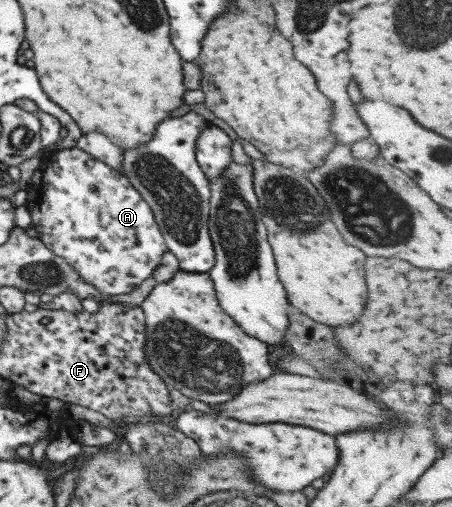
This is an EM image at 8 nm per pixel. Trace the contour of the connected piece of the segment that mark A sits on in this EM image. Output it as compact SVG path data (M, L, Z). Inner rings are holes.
M76 146L66 149L50 149L45 152L40 165L34 169L25 191L24 207L30 216L30 227L46 249L66 260L80 275L84 283L92 285L102 295L130 293L148 277L160 263L165 253L161 231L153 218L148 204L130 185L120 171L94 159Z

